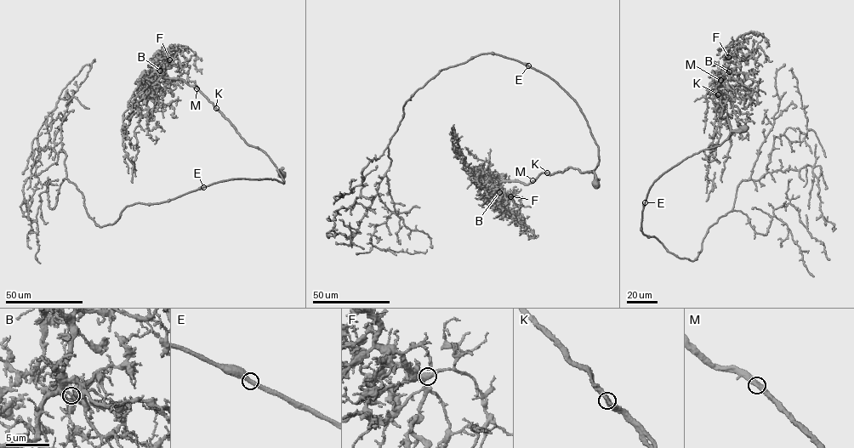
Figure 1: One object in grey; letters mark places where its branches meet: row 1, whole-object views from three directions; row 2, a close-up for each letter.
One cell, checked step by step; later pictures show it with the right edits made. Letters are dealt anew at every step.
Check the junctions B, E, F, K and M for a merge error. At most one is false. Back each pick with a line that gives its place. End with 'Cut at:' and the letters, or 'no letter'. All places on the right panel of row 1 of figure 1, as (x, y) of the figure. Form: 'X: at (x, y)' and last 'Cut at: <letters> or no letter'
Cut at: no letter

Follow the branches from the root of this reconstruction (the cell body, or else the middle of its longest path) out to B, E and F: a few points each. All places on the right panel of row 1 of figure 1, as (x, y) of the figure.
B: (743, 129), (733, 130), (721, 116), (715, 88), (729, 71)
E: (743, 129), (731, 131), (728, 138), (719, 145), (688, 156), (663, 172), (651, 186), (645, 202)
F: (743, 129), (733, 130), (722, 117), (715, 89), (728, 57)

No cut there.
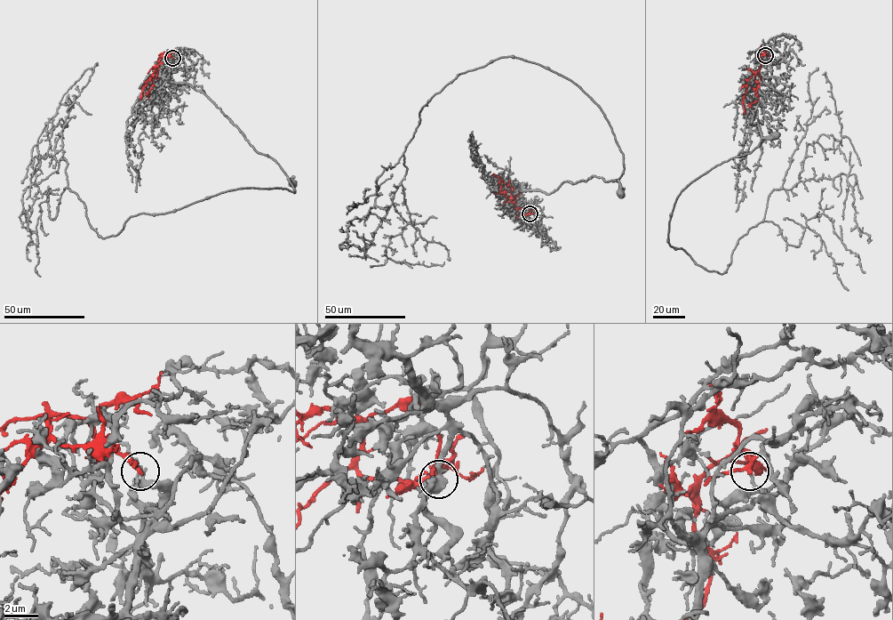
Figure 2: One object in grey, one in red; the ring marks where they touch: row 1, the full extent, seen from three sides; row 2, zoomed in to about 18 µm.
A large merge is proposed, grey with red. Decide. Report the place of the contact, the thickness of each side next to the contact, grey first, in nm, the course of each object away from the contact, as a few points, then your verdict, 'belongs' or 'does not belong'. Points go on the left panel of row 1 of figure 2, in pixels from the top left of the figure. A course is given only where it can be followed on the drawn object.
(172, 58) | 170/200 nm | grey via (172, 59), (171, 71), (167, 73), (166, 81), (187, 83), (204, 93), (258, 152), (279, 165), (291, 183) | red via (173, 58), (163, 52), (142, 89), (141, 100) | does not belong

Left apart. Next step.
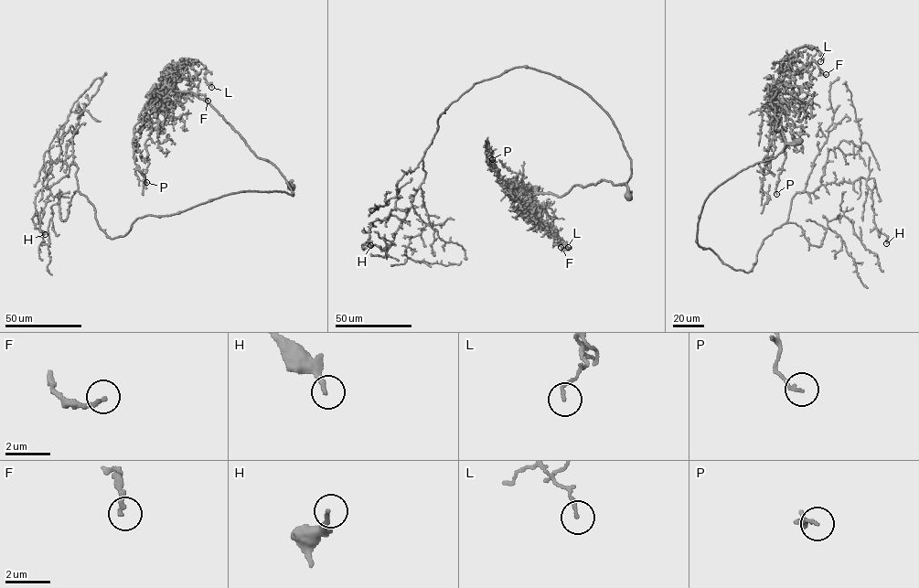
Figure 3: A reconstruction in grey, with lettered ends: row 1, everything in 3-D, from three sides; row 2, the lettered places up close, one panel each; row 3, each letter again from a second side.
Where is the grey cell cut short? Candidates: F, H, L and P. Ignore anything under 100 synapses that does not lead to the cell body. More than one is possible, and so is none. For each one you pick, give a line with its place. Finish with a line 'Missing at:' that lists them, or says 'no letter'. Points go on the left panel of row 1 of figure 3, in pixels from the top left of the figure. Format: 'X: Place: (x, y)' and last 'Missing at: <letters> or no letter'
Missing at: no letter

